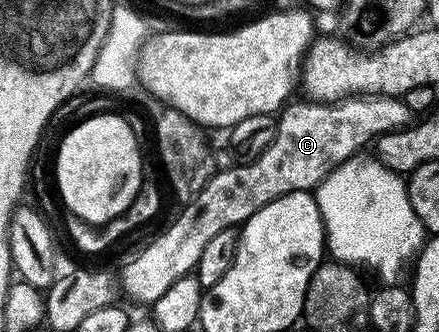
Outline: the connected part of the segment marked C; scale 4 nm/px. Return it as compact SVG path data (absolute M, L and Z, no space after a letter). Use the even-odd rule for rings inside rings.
M369 97L369 98L348 98L344 101L329 104L326 102L295 102L285 105L279 113L275 123L275 132L272 143L249 162L235 163L233 168L223 172L215 171L211 180L206 183L204 190L195 200L189 201L186 208L170 225L166 232L162 232L135 260L130 260L120 272L120 288L134 300L146 306L153 305L155 300L172 286L181 276L191 275L197 269L200 262L200 254L204 254L204 246L220 234L220 230L229 228L237 229L245 224L256 210L268 206L268 202L276 197L286 196L292 192L304 192L315 189L328 173L351 159L368 140L373 141L381 135L387 135L409 127L414 120L414 113L409 110L406 102L397 97Z

